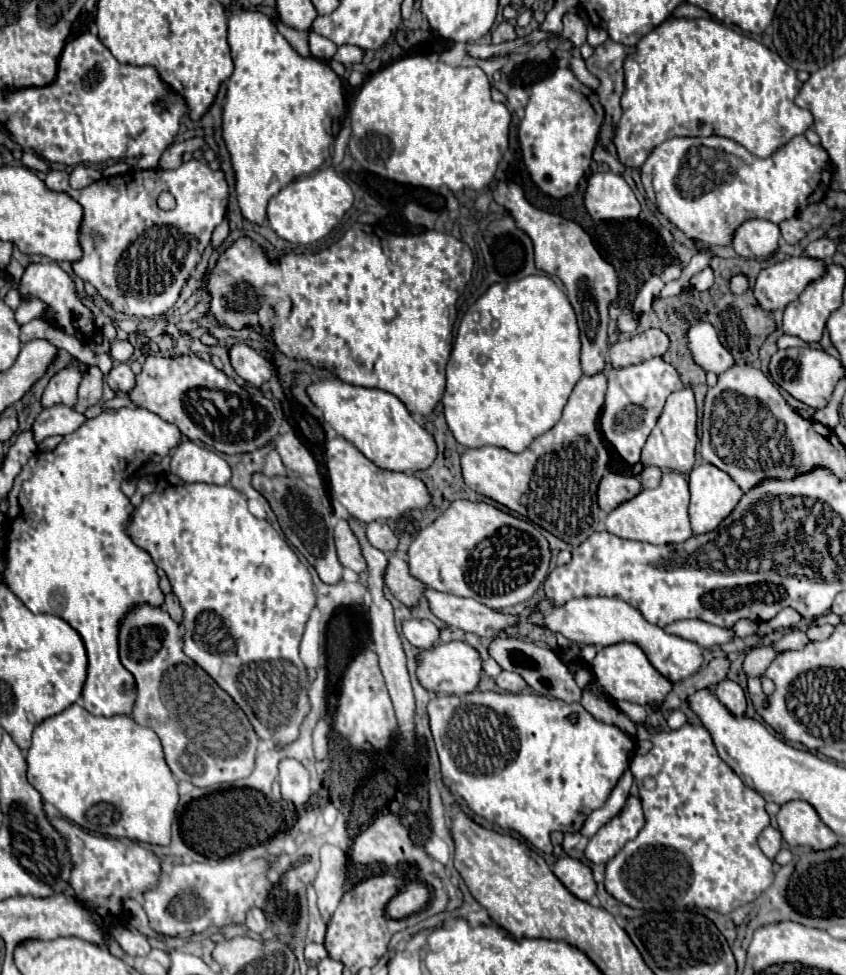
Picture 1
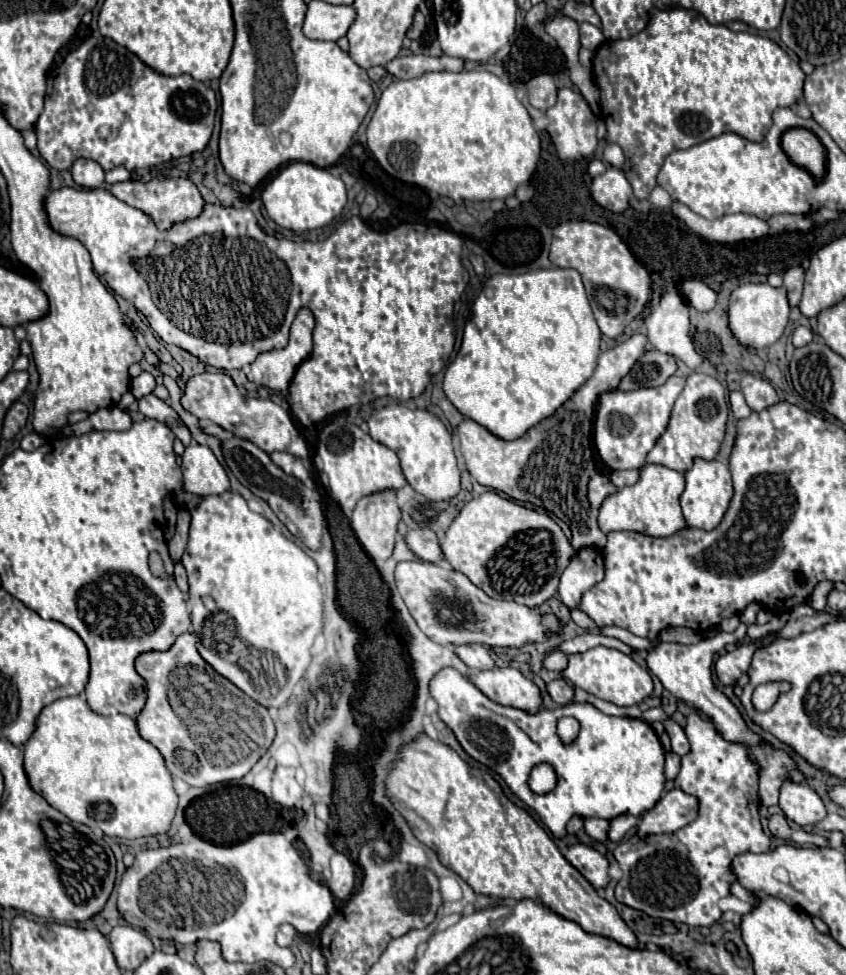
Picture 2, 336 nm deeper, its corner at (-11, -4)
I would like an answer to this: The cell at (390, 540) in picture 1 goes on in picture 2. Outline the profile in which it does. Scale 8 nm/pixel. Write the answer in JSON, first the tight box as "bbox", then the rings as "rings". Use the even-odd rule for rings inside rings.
{"bbox":[405,529,445,563],"rings":[[[415,529],[415,531],[409,531],[407,537],[405,537],[409,549],[423,561],[429,561],[429,563],[441,563],[445,557],[443,557],[443,551],[439,547],[439,541],[437,541],[437,535],[435,531],[431,529]]]}

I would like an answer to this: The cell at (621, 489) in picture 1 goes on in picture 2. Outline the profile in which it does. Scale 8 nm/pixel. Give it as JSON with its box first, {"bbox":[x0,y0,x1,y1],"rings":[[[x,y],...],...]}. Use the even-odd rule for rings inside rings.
{"bbox":[587,475,617,509],"rings":[[[605,475],[591,477],[591,481],[587,485],[587,499],[591,501],[591,509],[597,509],[603,503],[603,499],[615,491],[617,491],[617,487],[613,487]]]}

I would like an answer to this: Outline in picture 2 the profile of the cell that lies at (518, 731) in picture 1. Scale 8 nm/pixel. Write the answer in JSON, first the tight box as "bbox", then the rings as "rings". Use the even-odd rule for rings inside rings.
{"bbox":[429,667,665,839],"rings":[[[451,667],[441,669],[431,679],[429,693],[439,705],[439,717],[453,729],[453,733],[455,733],[457,741],[463,745],[463,749],[473,759],[483,763],[485,767],[491,767],[493,771],[497,771],[505,779],[509,789],[541,817],[541,821],[549,827],[549,831],[557,839],[565,835],[565,825],[573,815],[599,817],[599,819],[615,819],[619,815],[639,817],[645,811],[655,807],[655,803],[659,801],[659,797],[665,789],[665,773],[663,773],[665,751],[661,747],[659,737],[651,729],[651,725],[641,719],[611,717],[611,715],[601,713],[599,709],[595,709],[589,703],[569,703],[555,711],[541,709],[537,715],[529,715],[521,709],[503,707],[503,705],[491,701],[467,677],[463,677],[459,671],[455,671]],[[565,715],[571,715],[581,723],[579,737],[569,747],[559,741],[557,731],[555,731],[557,721]],[[539,763],[553,765],[557,771],[557,777],[559,777],[555,791],[551,791],[547,795],[535,795],[527,785],[529,771],[533,769],[533,765],[539,765]]]}

